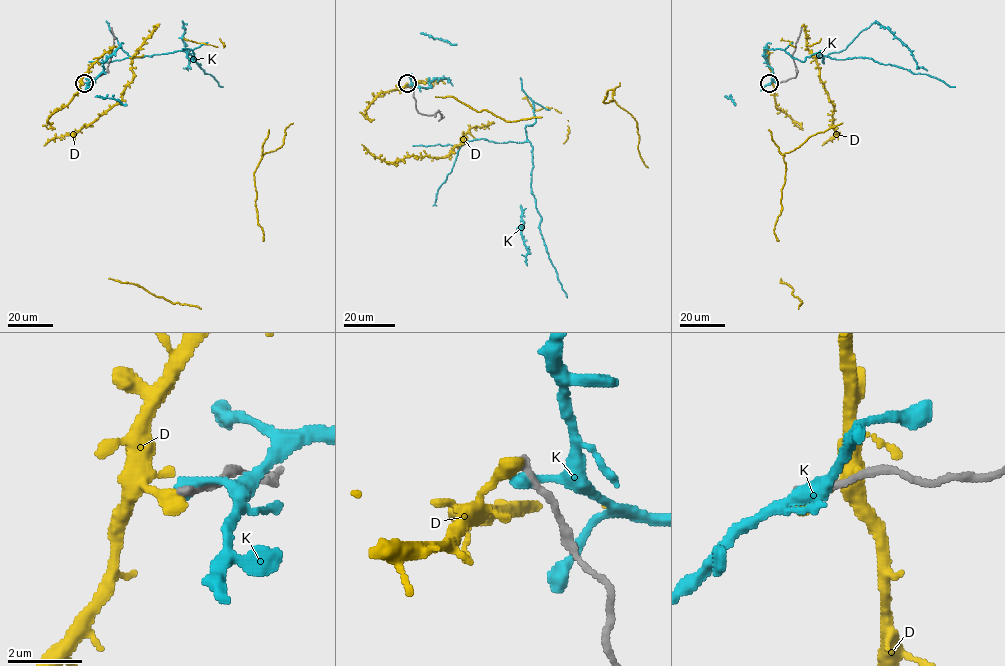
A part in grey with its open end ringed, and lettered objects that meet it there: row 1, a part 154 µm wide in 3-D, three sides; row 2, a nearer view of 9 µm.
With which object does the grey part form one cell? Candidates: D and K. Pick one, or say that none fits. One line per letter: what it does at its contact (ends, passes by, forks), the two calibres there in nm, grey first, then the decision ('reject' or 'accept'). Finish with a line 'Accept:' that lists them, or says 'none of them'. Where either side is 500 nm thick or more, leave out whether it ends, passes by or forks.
D: it ends there; 200 nm thick on the grey side, 440 nm on the other; reject
K: it ends there; 240 nm thick on the grey side, 360 nm on the other; reject
Accept: none of them

